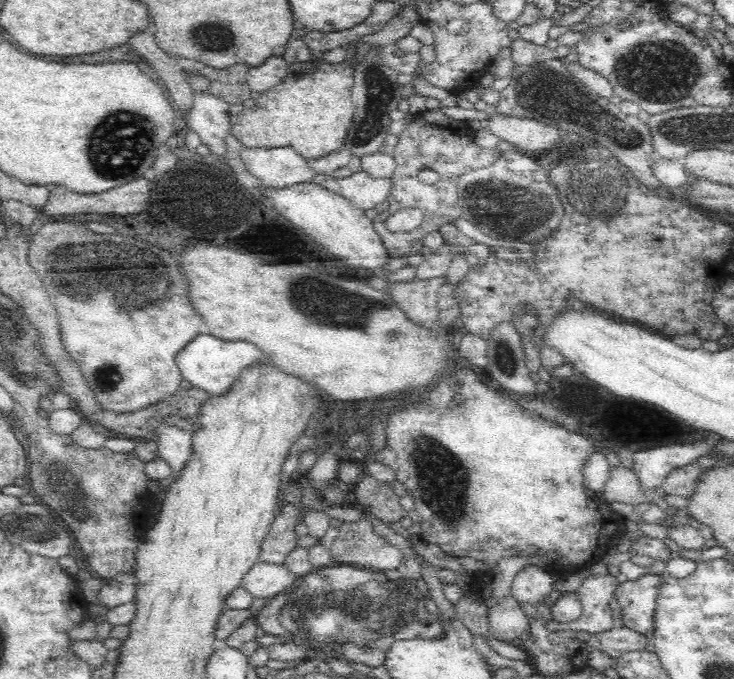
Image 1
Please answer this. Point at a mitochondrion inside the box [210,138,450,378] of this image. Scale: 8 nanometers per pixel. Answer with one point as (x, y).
(357, 311)

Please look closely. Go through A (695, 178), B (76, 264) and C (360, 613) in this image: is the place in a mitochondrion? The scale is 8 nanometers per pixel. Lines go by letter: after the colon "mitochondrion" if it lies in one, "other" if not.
A: other
B: mitochondrion
C: mitochondrion

